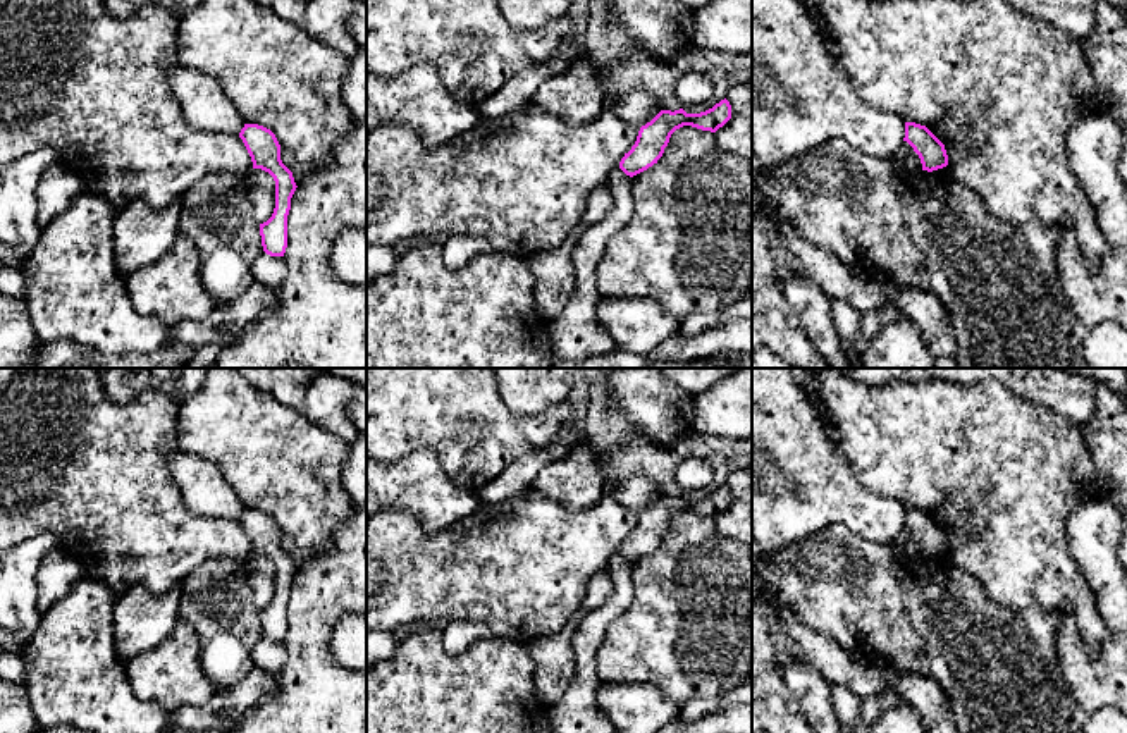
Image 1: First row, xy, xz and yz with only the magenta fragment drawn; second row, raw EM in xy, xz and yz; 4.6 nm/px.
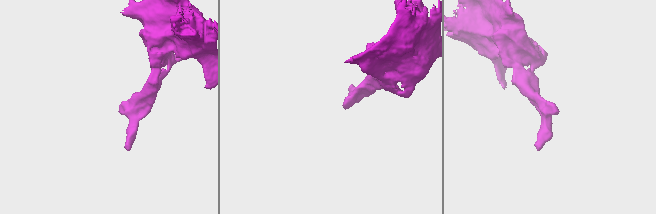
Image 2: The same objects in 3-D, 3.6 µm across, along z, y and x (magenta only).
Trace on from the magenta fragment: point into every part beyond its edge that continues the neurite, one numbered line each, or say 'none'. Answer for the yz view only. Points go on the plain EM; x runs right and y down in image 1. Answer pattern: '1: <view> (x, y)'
none

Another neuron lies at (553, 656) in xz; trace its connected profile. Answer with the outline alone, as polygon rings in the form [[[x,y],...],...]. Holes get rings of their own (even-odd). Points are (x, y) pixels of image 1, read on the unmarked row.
[[[604,568],[590,578],[580,607],[559,631],[544,635],[525,645],[535,664],[535,693],[547,707],[563,699],[576,671],[573,656],[575,631],[588,613],[604,606],[611,594],[609,568]]]

